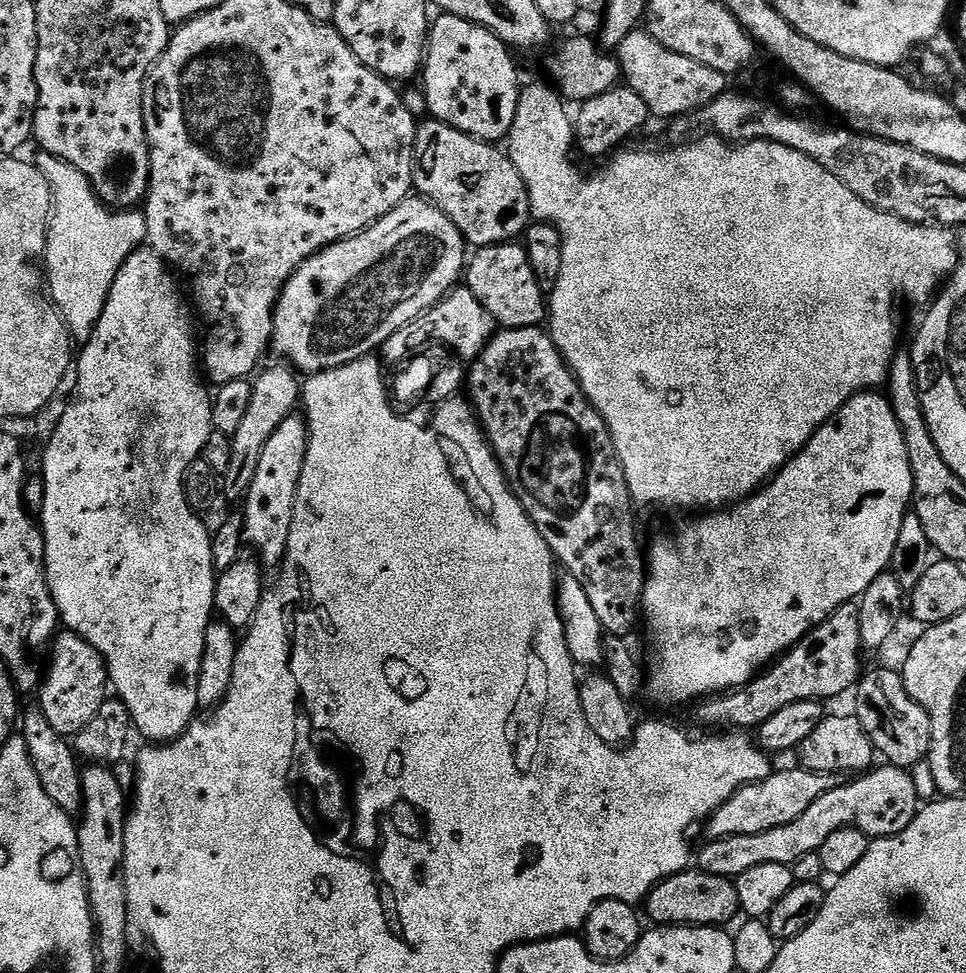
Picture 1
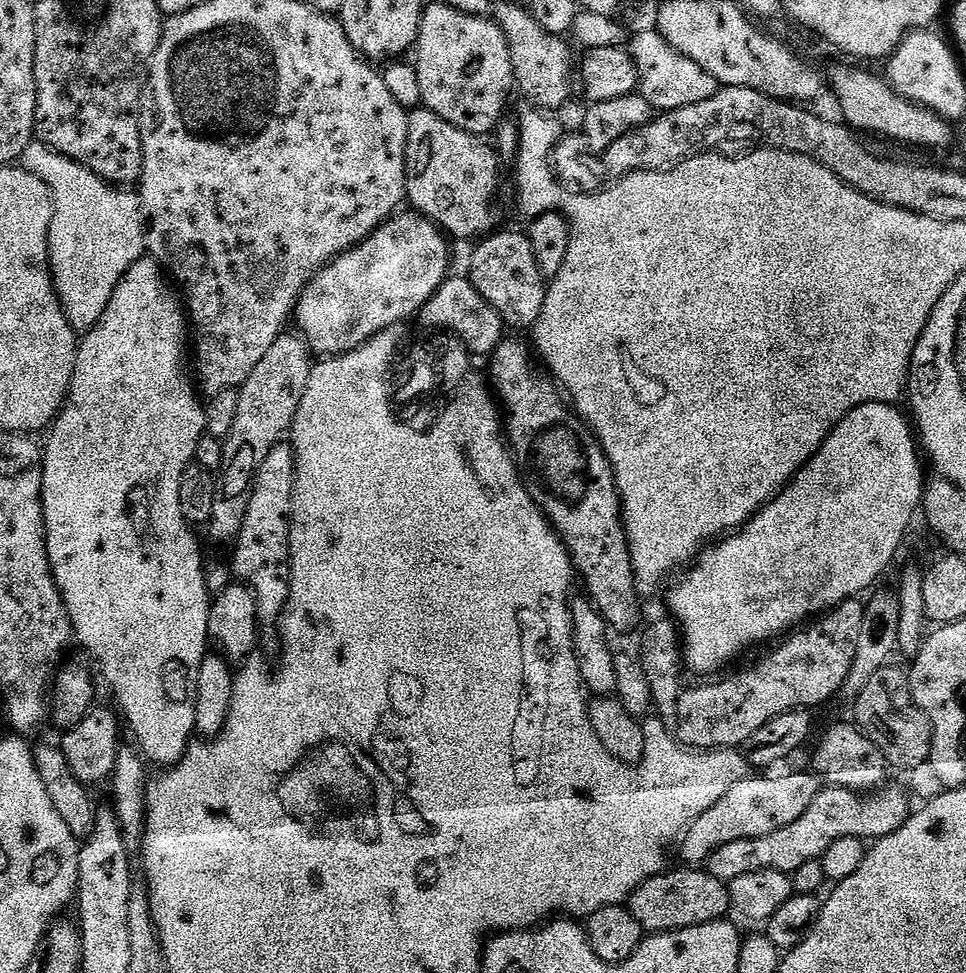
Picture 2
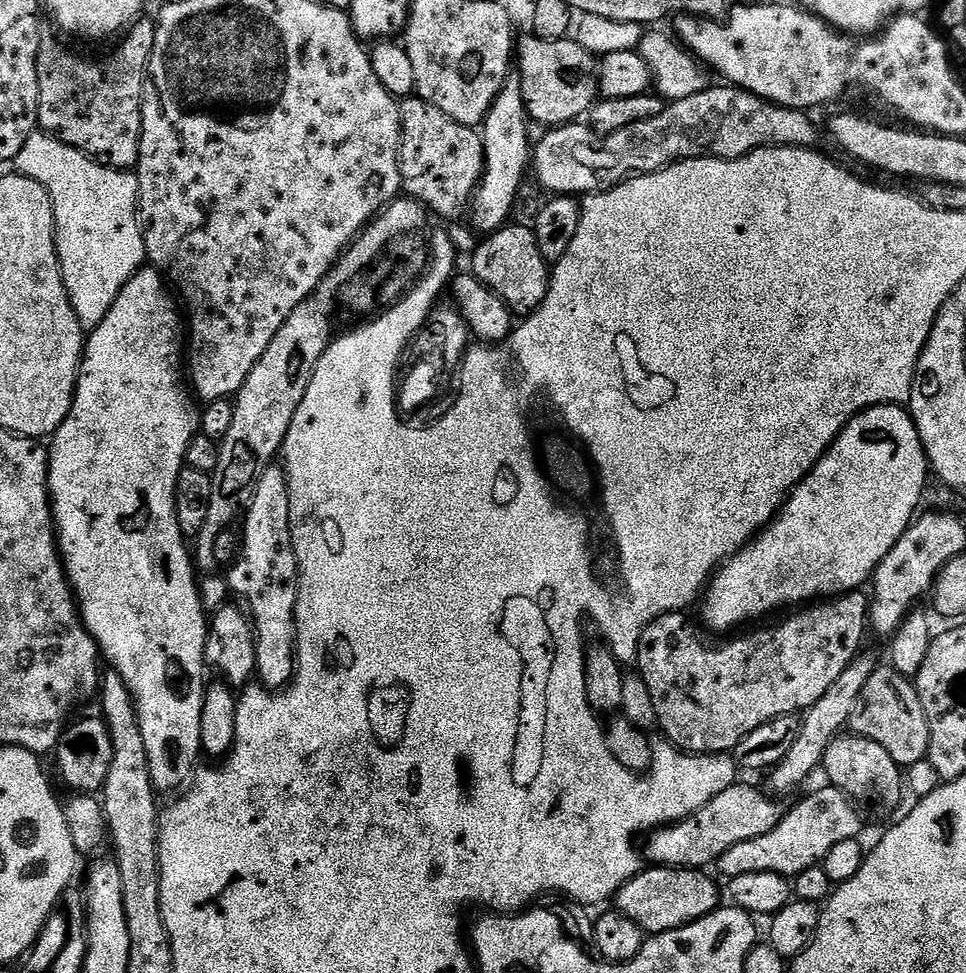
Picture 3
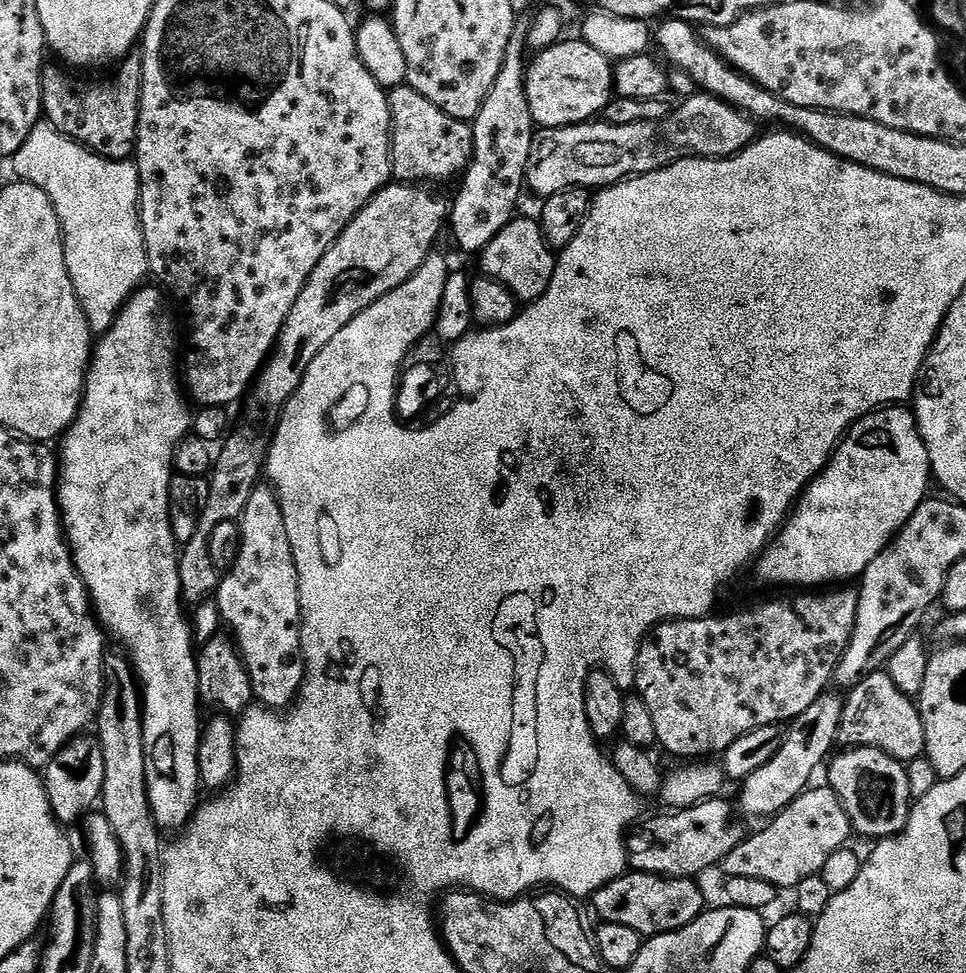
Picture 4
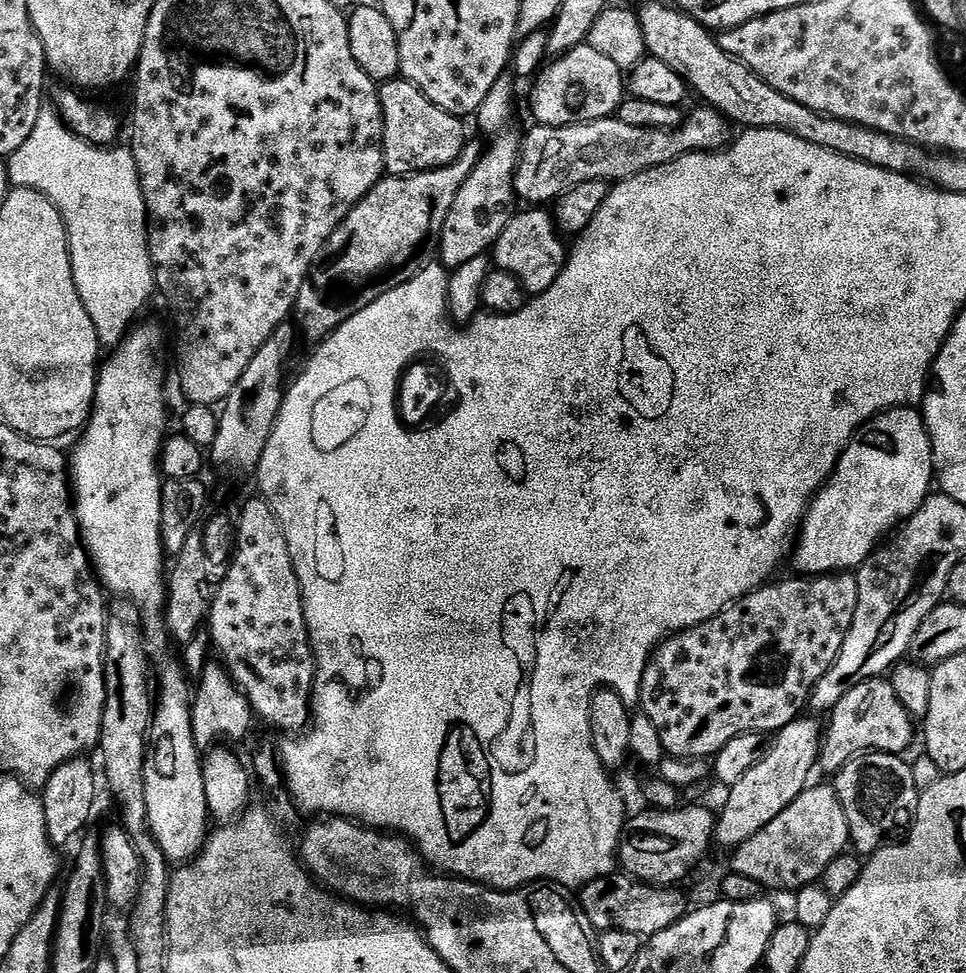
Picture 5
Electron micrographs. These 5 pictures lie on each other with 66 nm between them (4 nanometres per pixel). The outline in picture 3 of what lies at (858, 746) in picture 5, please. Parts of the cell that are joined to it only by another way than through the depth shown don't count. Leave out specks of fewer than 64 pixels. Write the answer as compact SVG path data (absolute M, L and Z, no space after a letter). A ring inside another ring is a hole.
M878 666L870 674L866 686L862 686L862 694L858 694L858 702L854 702L854 710L850 710L848 728L851 735L878 742L898 765L907 766L928 758L930 726L916 685L890 666Z

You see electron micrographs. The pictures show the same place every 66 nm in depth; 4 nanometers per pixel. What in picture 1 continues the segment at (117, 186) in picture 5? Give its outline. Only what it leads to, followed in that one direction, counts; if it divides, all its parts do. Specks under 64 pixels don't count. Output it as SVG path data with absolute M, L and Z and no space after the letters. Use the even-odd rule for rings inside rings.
M41 151L39 155L40 157L35 157L34 163L52 187L54 205L48 225L48 244L44 247L42 257L42 264L48 267L46 284L48 280L48 288L52 291L51 303L63 316L73 341L83 342L89 340L92 331L96 329L96 323L102 318L102 310L114 286L114 278L118 278L118 270L122 270L126 258L130 258L130 254L147 241L146 218L140 210L113 210L96 195L92 183L77 168L70 166L65 160L59 160L49 152Z

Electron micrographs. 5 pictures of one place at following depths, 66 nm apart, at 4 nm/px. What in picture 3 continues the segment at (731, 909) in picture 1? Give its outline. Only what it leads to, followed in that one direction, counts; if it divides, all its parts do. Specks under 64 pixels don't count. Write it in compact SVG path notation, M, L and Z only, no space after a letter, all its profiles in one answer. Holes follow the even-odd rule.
M648 866L630 878L616 892L615 911L621 912L645 934L657 936L698 922L715 912L722 904L722 892L716 889L709 873L695 868L665 868Z

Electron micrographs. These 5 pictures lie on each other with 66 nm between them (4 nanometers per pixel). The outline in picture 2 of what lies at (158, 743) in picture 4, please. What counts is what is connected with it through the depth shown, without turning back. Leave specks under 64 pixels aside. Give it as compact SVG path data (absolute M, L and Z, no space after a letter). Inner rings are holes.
M141 258L134 262L134 266L128 268L124 277L120 279L120 284L114 290L99 322L89 332L83 333L76 350L76 365L72 385L68 387L68 398L60 409L60 415L50 425L50 431L47 433L48 445L45 443L42 448L44 481L40 495L44 501L44 532L48 535L48 557L52 576L56 579L68 616L72 619L75 639L79 643L81 640L85 650L100 663L100 668L104 671L113 694L116 695L115 703L127 727L128 724L132 727L137 740L135 743L142 749L143 755L151 763L153 760L156 764L164 764L160 766L177 764L194 740L198 670L202 670L202 658L210 652L208 615L212 609L204 556L200 553L200 544L196 541L195 534L192 533L195 532L193 525L189 524L188 519L182 514L182 502L178 498L182 474L188 469L189 464L195 461L198 442L206 435L206 414L197 385L190 375L189 361L188 364L184 361L184 351L187 348L189 351L190 348L190 320L181 297L174 288L172 293L171 287L173 288L173 285L166 279L166 273L157 260Z

